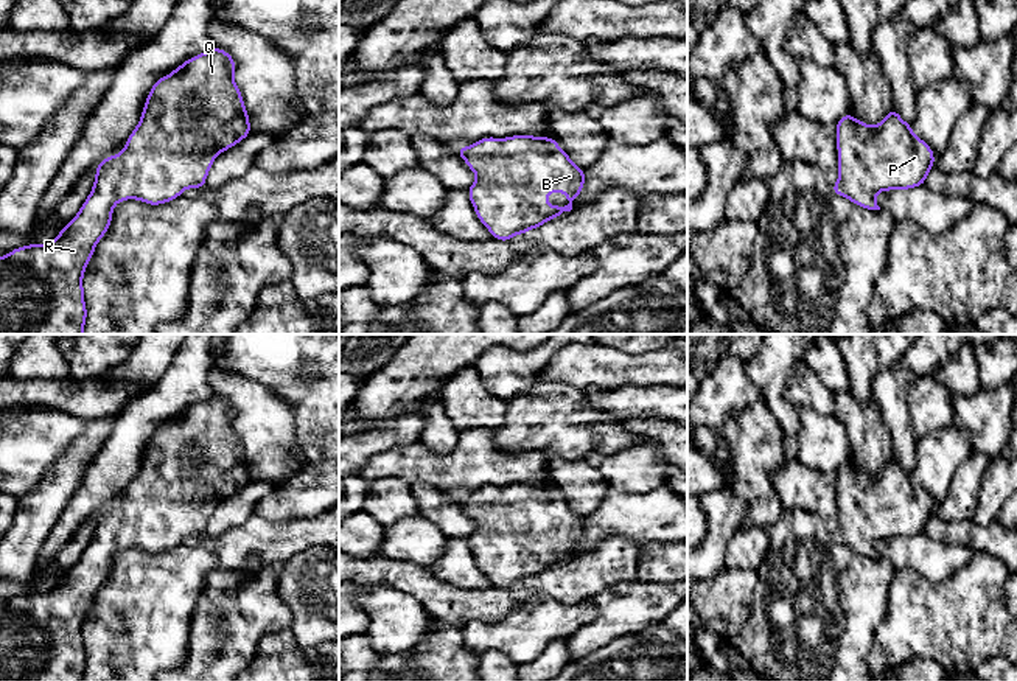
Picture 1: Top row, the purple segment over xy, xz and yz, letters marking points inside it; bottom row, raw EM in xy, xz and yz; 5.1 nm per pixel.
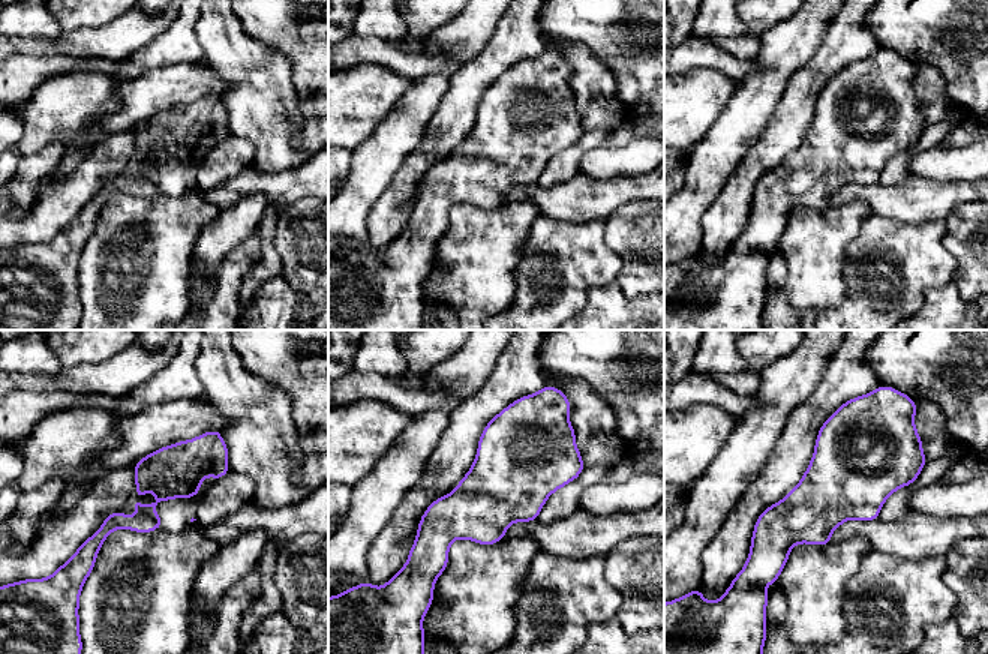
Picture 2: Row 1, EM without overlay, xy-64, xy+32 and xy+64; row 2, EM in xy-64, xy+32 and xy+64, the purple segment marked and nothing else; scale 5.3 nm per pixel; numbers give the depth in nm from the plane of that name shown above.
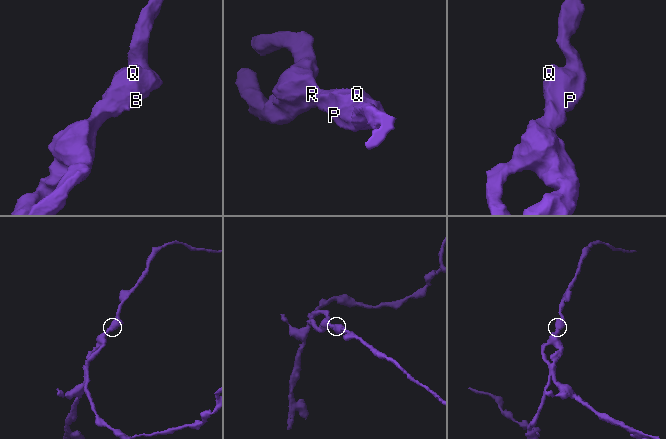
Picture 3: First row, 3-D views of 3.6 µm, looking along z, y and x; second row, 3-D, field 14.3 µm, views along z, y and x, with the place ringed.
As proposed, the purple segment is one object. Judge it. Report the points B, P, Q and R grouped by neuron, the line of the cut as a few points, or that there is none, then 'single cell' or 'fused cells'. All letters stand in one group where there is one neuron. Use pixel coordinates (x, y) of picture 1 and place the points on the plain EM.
B P Q R; no cut; single cell

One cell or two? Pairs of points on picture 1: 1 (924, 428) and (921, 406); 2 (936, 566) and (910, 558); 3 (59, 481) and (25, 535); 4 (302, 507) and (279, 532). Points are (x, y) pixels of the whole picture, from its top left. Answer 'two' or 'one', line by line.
1: one
2: one
3: one
4: two

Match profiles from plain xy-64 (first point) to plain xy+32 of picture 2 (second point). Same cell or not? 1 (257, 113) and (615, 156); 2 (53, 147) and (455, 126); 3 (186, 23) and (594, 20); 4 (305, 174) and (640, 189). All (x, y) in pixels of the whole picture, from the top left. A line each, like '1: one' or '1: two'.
1: two
2: two
3: two
4: one

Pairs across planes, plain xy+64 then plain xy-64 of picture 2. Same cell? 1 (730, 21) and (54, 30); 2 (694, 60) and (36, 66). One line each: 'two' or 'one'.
1: one
2: two

